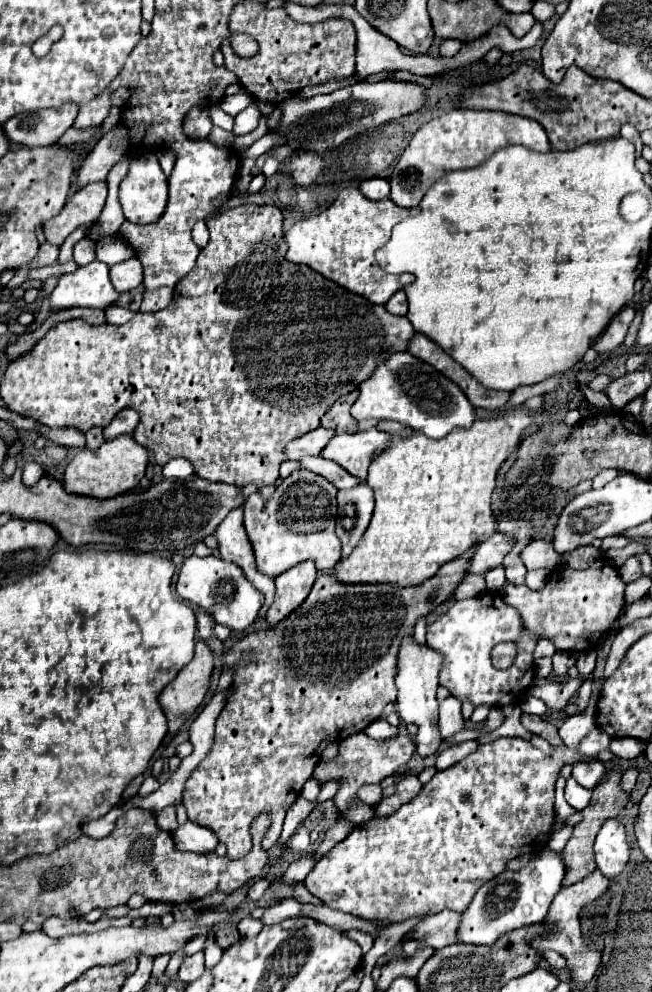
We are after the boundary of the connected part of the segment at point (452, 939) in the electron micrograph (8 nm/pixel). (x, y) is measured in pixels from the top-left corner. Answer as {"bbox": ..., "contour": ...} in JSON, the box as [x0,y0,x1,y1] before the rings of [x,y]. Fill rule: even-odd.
{"bbox":[408,911,460,949],"contour":[[[442,911],[430,917],[424,917],[416,927],[412,927],[408,933],[414,933],[412,939],[426,941],[432,949],[442,949],[450,943],[456,943],[456,927],[458,927],[460,915],[456,911]]]}

